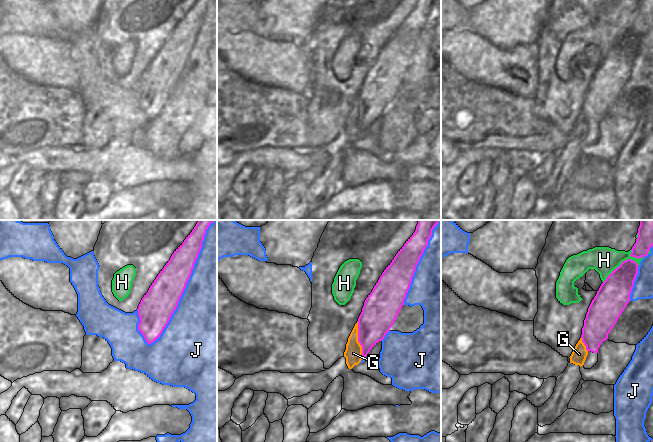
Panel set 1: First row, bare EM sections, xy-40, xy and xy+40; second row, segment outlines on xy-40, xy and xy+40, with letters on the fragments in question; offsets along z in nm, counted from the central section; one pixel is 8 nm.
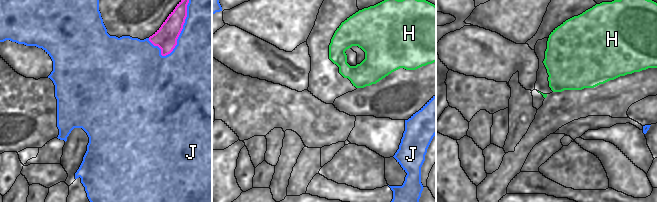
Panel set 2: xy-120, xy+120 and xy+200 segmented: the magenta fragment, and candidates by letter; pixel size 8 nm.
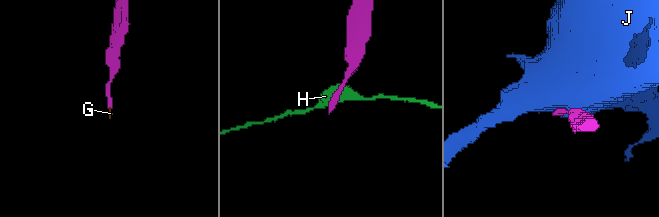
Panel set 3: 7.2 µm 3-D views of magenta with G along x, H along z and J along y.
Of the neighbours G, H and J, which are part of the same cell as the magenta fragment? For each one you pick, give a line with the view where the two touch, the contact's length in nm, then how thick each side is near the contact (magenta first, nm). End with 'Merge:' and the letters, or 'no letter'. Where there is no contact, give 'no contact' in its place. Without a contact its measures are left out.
G: contact in xy; length 300 nm; calibres 280 and 140 nm
Merge: G

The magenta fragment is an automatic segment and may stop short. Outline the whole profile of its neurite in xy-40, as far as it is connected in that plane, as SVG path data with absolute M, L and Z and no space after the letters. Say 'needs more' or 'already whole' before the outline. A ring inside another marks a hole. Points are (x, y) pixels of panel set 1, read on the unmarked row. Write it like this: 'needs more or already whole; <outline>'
already whole; M196 0L174 27L138 82L138 106L148 120L156 117L168 100L192 50L210 0Z

